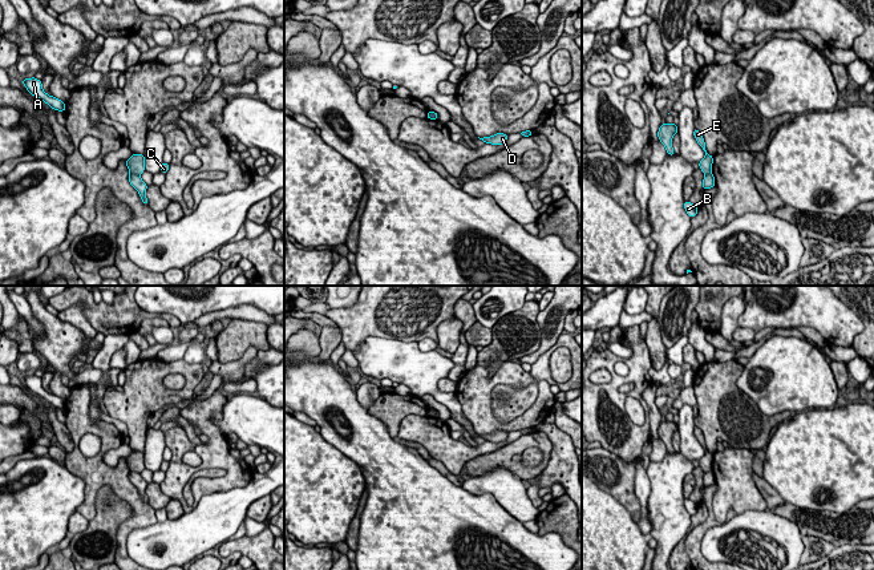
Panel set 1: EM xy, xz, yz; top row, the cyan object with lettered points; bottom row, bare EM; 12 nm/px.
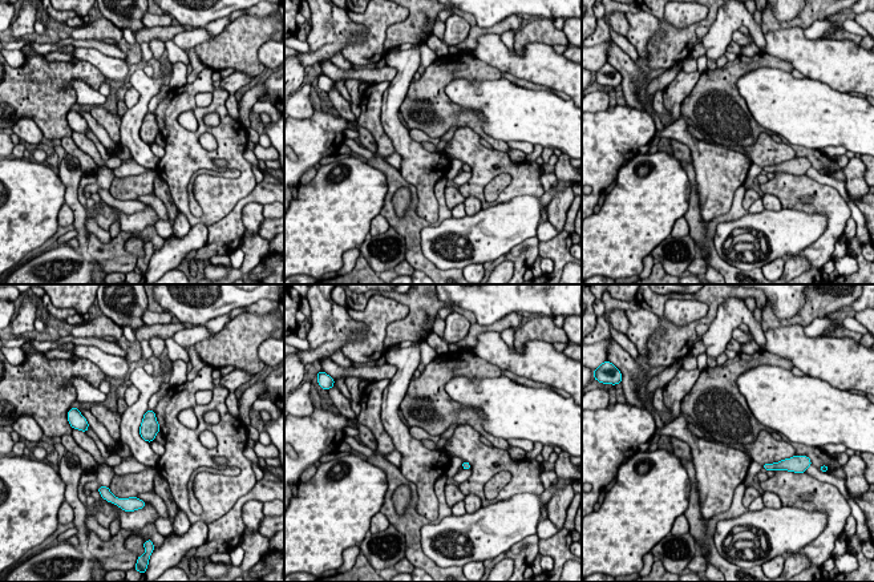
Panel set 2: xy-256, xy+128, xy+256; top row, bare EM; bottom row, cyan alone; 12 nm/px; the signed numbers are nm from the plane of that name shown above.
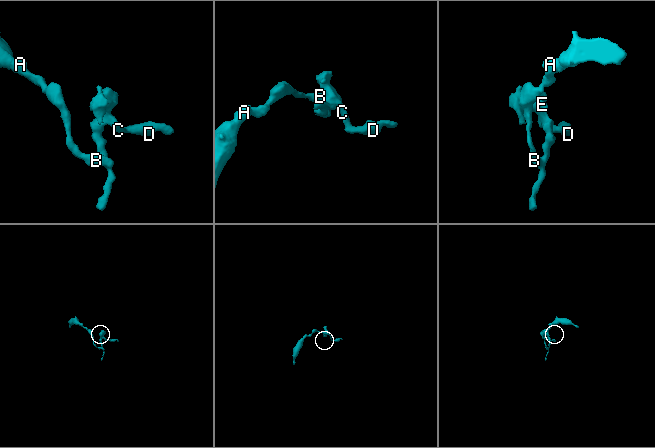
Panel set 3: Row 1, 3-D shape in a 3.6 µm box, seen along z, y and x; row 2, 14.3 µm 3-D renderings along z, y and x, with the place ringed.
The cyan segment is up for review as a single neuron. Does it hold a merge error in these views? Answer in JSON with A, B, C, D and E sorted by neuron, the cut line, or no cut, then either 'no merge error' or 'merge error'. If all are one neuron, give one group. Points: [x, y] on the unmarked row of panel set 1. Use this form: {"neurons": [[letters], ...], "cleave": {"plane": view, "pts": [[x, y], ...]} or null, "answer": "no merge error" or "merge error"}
{"neurons": [["A", "B"], ["C", "D", "E"]], "cleave": {"plane": "xy", "pts": [[130, 471], [138, 473]]}, "answer": "merge error"}

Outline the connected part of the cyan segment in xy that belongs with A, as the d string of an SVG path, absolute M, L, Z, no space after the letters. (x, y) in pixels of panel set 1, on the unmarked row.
M36 375L23 376L23 381L32 393L48 401L53 408L65 409L65 400L45 391L41 377L37 377Z

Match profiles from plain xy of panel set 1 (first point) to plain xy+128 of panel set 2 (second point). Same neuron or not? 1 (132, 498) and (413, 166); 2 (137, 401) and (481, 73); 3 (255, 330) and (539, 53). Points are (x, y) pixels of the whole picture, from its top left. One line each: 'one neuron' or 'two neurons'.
1: two neurons
2: one neuron
3: two neurons

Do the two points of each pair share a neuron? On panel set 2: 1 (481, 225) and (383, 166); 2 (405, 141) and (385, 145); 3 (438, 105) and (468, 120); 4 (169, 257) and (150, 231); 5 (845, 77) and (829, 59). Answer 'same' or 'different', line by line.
1: different
2: different
3: same
4: different
5: same

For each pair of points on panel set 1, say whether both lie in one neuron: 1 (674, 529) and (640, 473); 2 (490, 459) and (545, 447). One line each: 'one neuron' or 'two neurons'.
1: two neurons
2: one neuron

